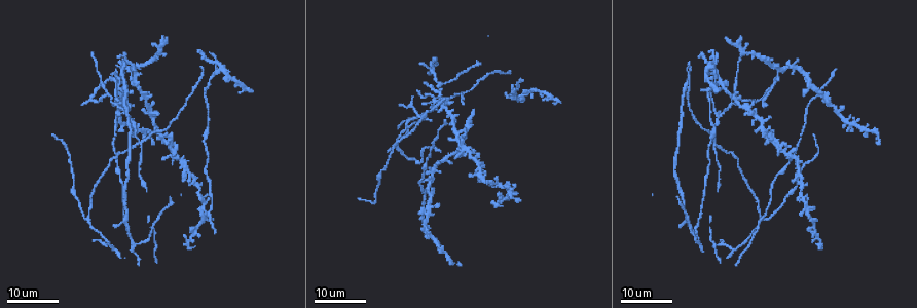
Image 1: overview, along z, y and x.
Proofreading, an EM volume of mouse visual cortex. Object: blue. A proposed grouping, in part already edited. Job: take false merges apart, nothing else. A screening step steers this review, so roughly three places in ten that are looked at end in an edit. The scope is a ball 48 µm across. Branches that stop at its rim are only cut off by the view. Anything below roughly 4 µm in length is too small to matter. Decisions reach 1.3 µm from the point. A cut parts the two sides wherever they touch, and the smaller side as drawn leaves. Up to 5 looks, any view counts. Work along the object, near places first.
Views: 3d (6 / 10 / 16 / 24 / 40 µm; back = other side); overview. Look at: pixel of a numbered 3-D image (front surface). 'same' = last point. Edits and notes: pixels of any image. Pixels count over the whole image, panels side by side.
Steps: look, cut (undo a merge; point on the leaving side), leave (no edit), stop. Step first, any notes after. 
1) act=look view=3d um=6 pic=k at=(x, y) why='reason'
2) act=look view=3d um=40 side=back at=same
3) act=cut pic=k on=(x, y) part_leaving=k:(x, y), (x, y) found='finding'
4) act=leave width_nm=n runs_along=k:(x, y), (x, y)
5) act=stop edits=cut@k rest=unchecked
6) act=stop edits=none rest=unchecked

act=look view=3d um=24 pic=1 at=(707, 90) why='three arms meet'

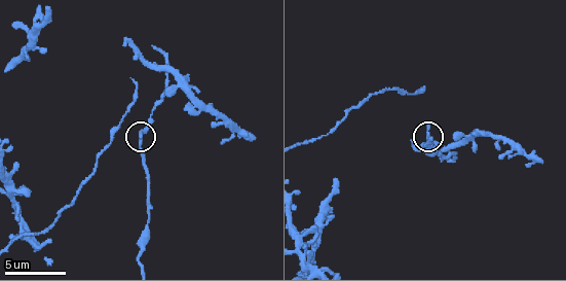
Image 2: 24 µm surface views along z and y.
act=look view=3d um=6 pic=2 at=(140, 139)

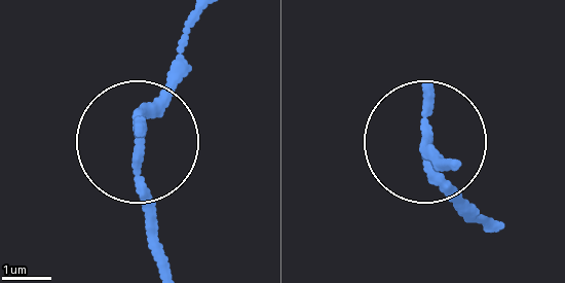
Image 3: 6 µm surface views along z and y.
act=leave arms=3 found='continuous, no second neuron'

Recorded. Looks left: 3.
act=look view=3d um=16 pic=1 at=(718, 119) why='branch point'

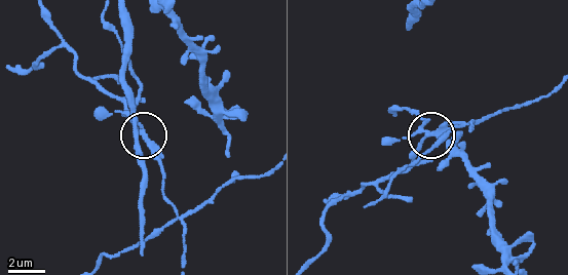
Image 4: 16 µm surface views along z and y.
act=look view=3d um=10 pic=4 at=(430, 132)

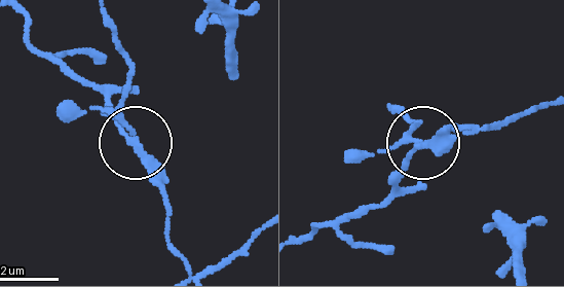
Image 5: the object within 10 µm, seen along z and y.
act=cut pic=5 on=(411, 154) side_arm_um=12 part_leaving=5:(430, 138), (386, 196), (306, 234) found='two neurons meet here'

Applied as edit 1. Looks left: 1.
act=stop edits=cut@5 rest=unchecked

